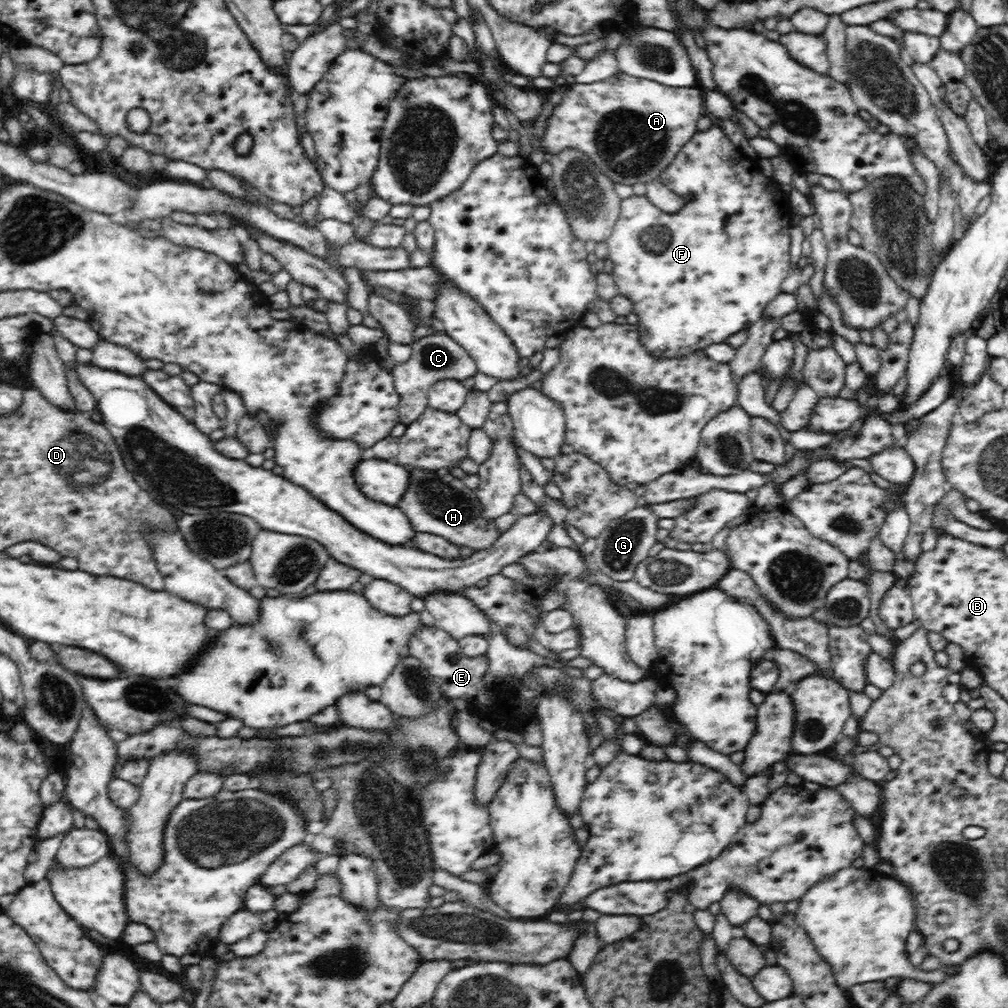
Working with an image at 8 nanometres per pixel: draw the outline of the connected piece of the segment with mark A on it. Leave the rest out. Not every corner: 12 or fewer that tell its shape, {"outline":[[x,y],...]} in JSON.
{"outline":[[618,72],[562,88],[533,148],[612,181],[660,178],[697,134],[699,85]]}

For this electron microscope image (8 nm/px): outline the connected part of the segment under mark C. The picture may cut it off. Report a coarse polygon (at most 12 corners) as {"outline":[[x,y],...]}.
{"outline":[[444,332],[414,341],[390,371],[406,425],[426,410],[428,390],[478,374]]}

